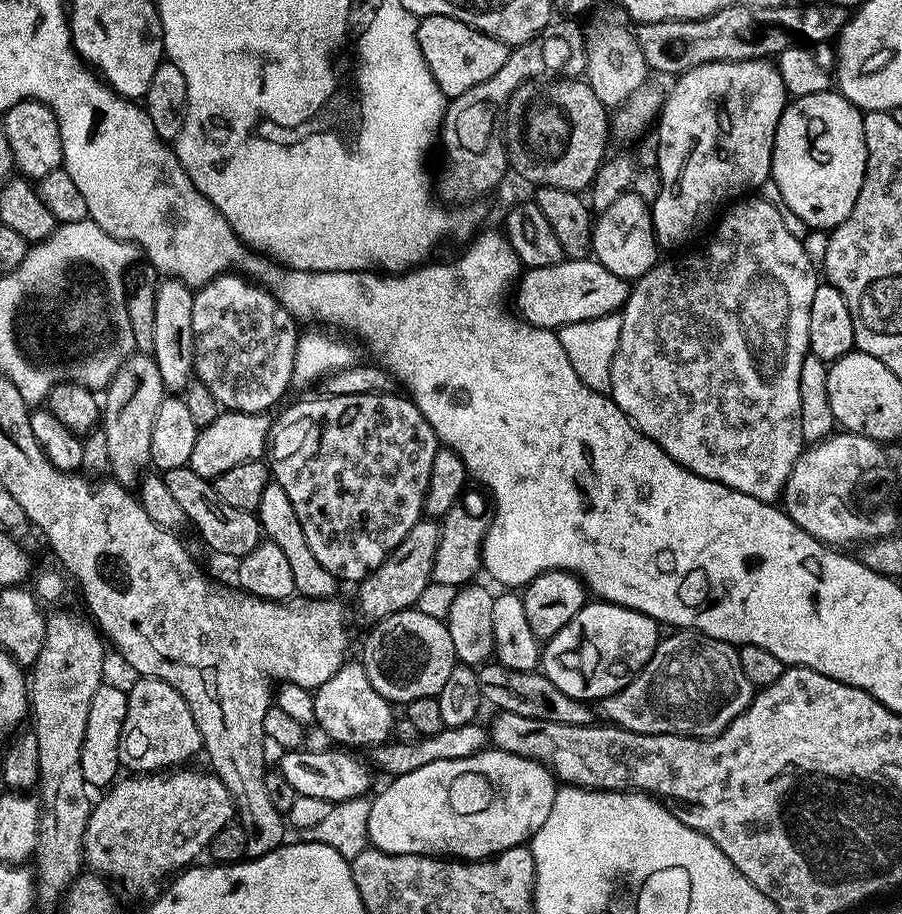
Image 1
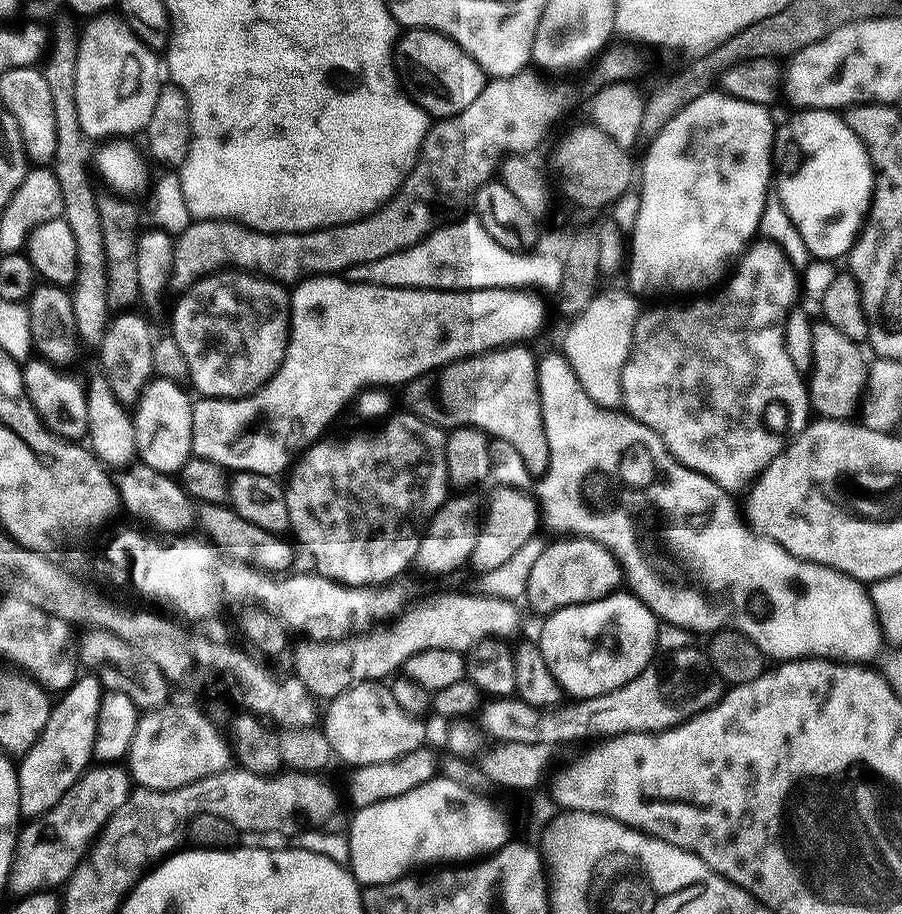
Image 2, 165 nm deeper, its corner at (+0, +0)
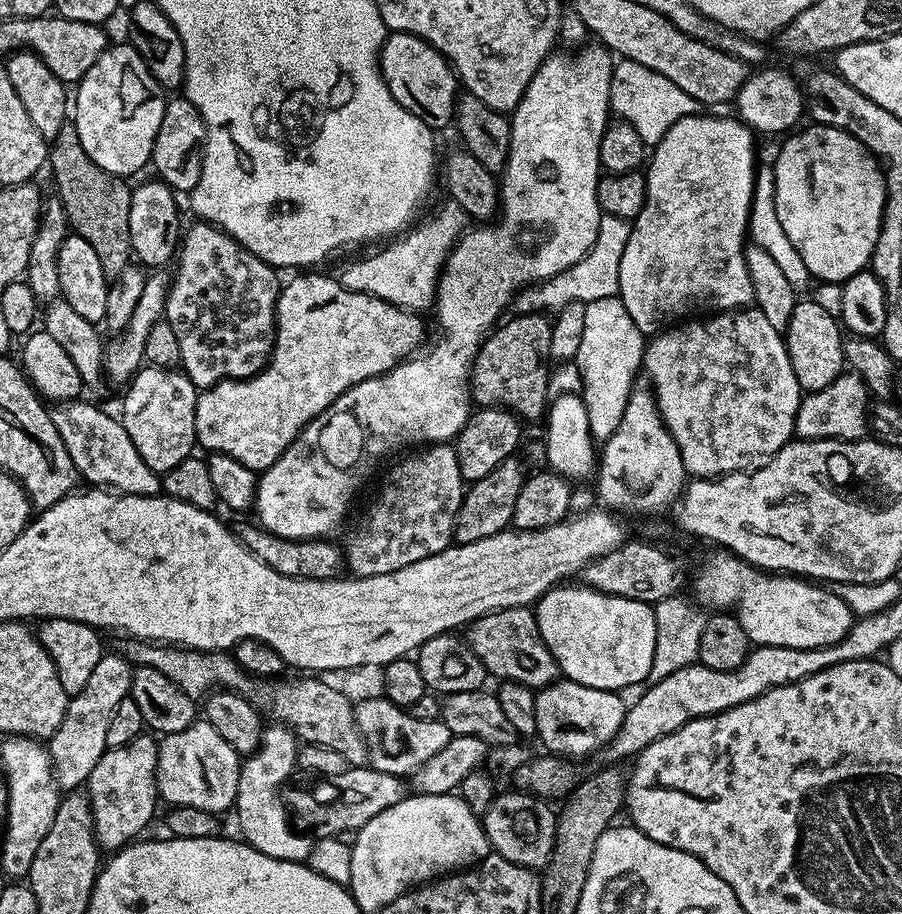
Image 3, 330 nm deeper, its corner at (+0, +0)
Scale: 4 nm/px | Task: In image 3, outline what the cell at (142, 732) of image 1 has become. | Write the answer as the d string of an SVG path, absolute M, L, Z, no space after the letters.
M200 718L177 733L165 735L159 741L156 791L168 806L194 806L215 814L224 814L236 803L241 756L210 726Z

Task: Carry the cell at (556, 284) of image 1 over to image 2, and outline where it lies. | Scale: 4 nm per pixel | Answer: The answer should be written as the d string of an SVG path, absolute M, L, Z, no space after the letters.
M333 274L331 276L311 276L309 280L302 280L299 284L295 285L290 292L290 331L288 334L288 349L284 355L282 366L272 377L264 383L263 388L252 393L250 396L242 396L238 400L213 400L211 398L200 398L193 403L192 406L192 456L201 456L210 462L220 464L226 470L235 470L236 472L257 472L258 474L266 474L267 476L276 476L283 473L285 469L293 463L294 452L292 456L292 447L299 442L300 436L305 436L305 441L314 442L318 440L325 432L324 427L347 406L348 403L355 401L361 395L362 390L371 389L373 386L382 386L378 384L397 384L403 386L408 381L415 379L417 376L435 373L437 370L443 369L445 365L451 364L453 361L461 360L467 356L476 356L483 352L489 352L492 349L503 348L505 345L519 345L521 342L528 342L531 336L536 336L540 332L540 327L544 324L544 304L536 297L537 293L532 290L525 290L523 288L484 288L474 289L472 291L457 291L457 290L441 290L438 288L387 288L381 284L358 284L347 278L341 278L339 275Z

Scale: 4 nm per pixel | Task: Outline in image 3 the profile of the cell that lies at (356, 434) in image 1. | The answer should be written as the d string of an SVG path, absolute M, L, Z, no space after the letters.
M451 443L433 444L416 450L413 456L406 457L401 464L394 465L385 474L380 484L380 493L361 514L360 521L349 530L348 537L342 543L347 571L353 577L390 574L394 570L402 570L402 566L422 562L422 558L430 558L449 548L450 540L444 535L453 531L465 491L466 481L459 472L459 460Z

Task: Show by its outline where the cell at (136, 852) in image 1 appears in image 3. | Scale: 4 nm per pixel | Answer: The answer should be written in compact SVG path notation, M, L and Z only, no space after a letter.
M349 766L344 773L335 777L334 782L328 778L313 780L313 784L304 784L300 789L289 787L286 804L293 813L301 812L308 819L310 827L320 828L320 836L358 830L370 822L374 814L382 814L382 810L394 806L406 795L406 784L401 777L379 772L371 766Z

